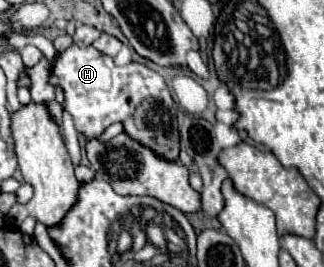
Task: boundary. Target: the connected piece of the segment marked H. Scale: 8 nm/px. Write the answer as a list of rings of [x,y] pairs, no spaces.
[[[72,45],[58,55],[50,83],[62,85],[66,95],[66,111],[74,117],[76,129],[86,139],[100,135],[110,123],[122,121],[124,129],[140,143],[154,149],[154,153],[170,161],[178,159],[180,133],[174,101],[162,75],[146,65],[128,63],[124,67],[116,67],[110,57],[98,53],[94,47],[80,49],[78,45]]]

